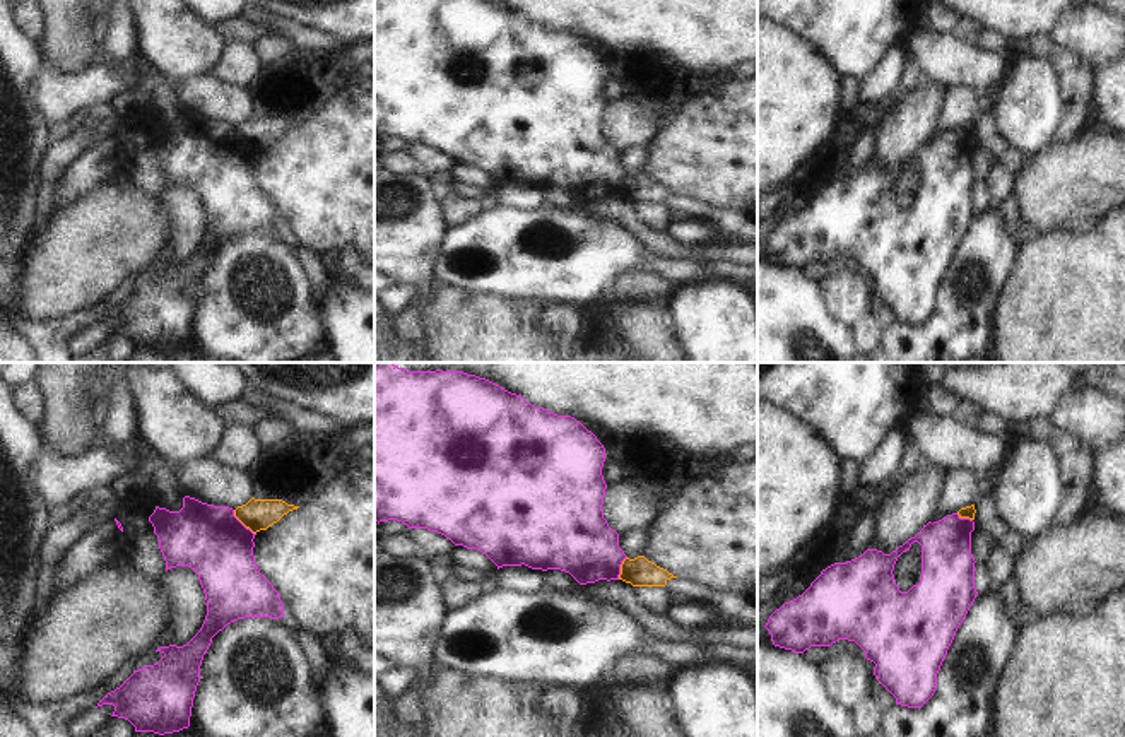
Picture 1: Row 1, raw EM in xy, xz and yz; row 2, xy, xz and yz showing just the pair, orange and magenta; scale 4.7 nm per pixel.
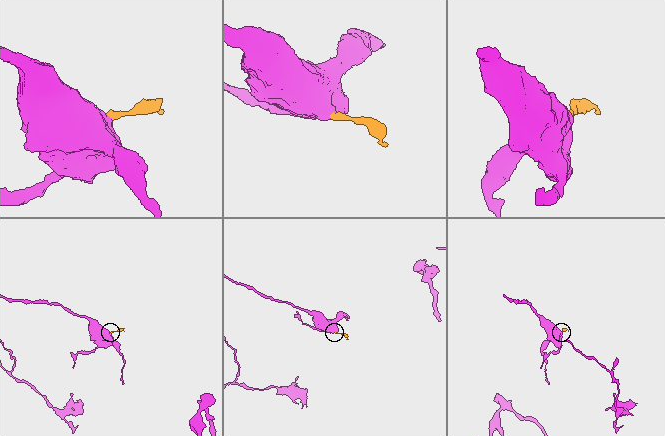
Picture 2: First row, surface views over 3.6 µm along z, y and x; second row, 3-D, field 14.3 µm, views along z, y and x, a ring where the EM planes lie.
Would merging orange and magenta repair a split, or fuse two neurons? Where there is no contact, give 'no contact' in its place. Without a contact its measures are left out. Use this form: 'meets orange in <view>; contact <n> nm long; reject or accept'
meets orange in xy; contact 160 nm long; reject

